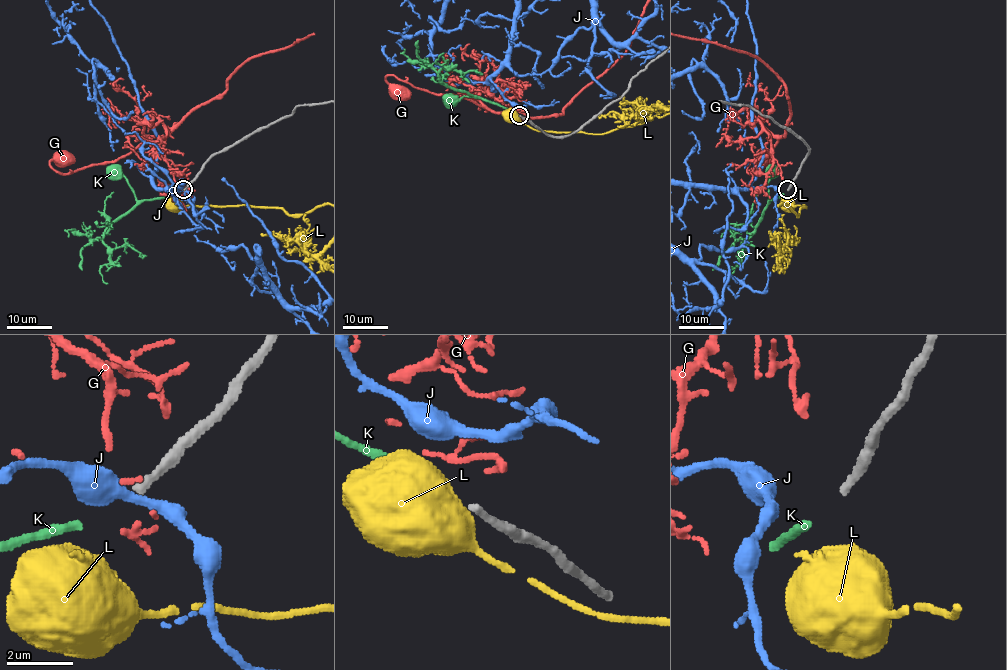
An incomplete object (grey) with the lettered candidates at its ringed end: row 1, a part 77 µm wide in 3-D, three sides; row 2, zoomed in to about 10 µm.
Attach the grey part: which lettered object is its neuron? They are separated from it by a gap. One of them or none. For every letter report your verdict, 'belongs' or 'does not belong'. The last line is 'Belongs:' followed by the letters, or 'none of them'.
G: does not belong
J: does not belong
K: belongs
L: does not belong
Belongs: K

